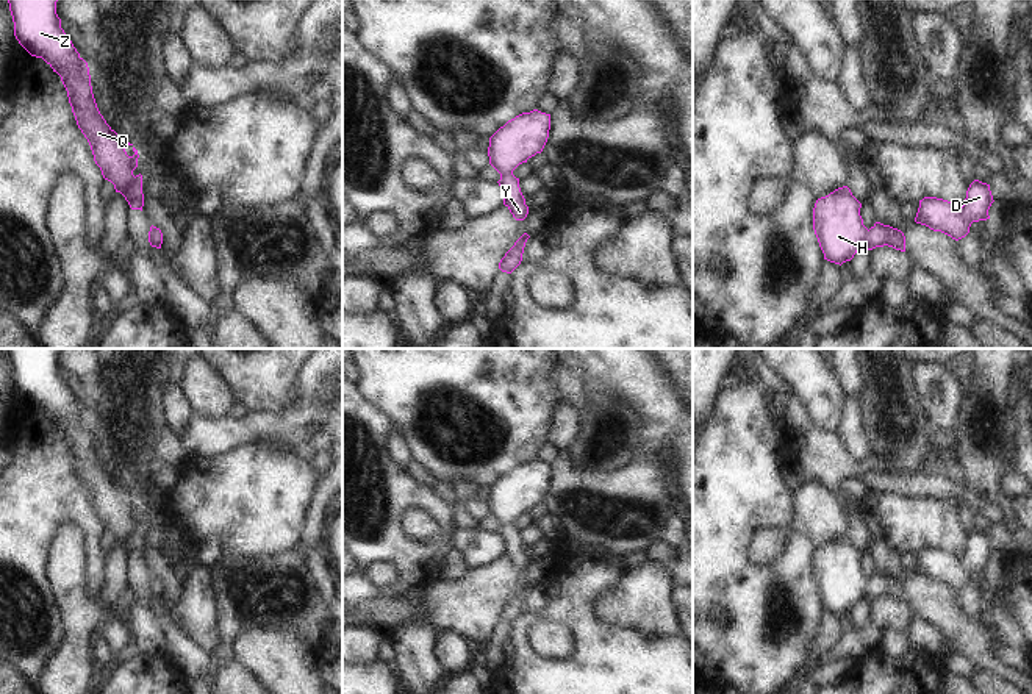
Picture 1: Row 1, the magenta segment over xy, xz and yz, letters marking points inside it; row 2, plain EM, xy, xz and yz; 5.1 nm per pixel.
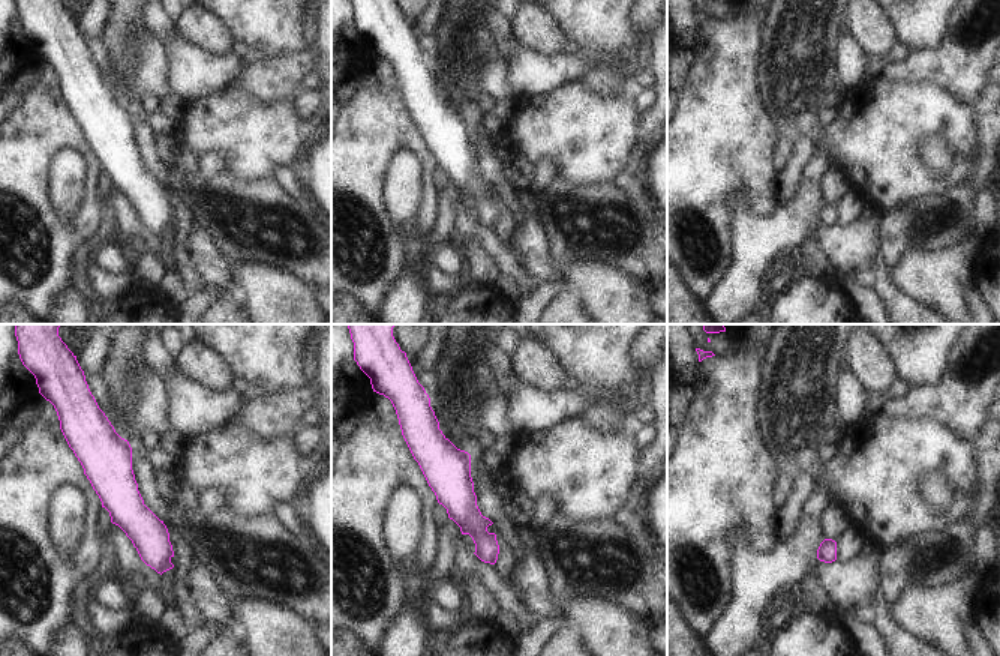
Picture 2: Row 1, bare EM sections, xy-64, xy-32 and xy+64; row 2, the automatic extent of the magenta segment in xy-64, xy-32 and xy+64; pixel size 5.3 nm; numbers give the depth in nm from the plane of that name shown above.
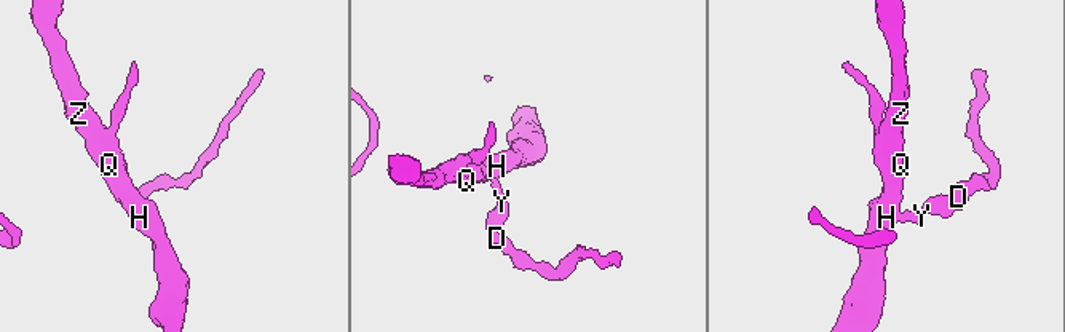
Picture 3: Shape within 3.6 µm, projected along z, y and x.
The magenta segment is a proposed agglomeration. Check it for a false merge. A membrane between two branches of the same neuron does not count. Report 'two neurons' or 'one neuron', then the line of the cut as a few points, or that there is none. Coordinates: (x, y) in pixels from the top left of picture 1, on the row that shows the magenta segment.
one neuron; cut none

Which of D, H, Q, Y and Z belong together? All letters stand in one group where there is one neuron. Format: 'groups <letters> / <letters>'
groups D H Q Y Z

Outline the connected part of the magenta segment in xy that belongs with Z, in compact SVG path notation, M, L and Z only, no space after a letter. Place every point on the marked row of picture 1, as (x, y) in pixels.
M8 0L14 36L31 56L42 58L61 77L77 125L88 139L103 178L114 184L131 209L142 211L142 175L133 175L138 167L138 150L100 114L88 63L61 28L56 2Z

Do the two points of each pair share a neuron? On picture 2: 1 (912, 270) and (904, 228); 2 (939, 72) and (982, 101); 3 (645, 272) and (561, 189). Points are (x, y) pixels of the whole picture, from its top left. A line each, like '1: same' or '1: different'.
1: different
2: different
3: same

